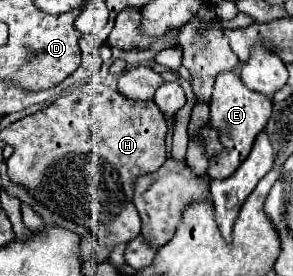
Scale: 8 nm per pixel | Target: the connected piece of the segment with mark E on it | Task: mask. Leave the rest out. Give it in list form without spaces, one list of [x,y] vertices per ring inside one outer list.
[[[227,70],[217,76],[211,96],[211,124],[219,128],[225,150],[209,162],[207,174],[211,178],[231,176],[237,170],[237,166],[249,156],[255,136],[265,128],[271,116],[271,106],[273,104],[269,98],[263,98],[263,94],[255,94],[255,90],[247,90],[247,86],[243,86],[243,80],[239,78],[237,72]]]

